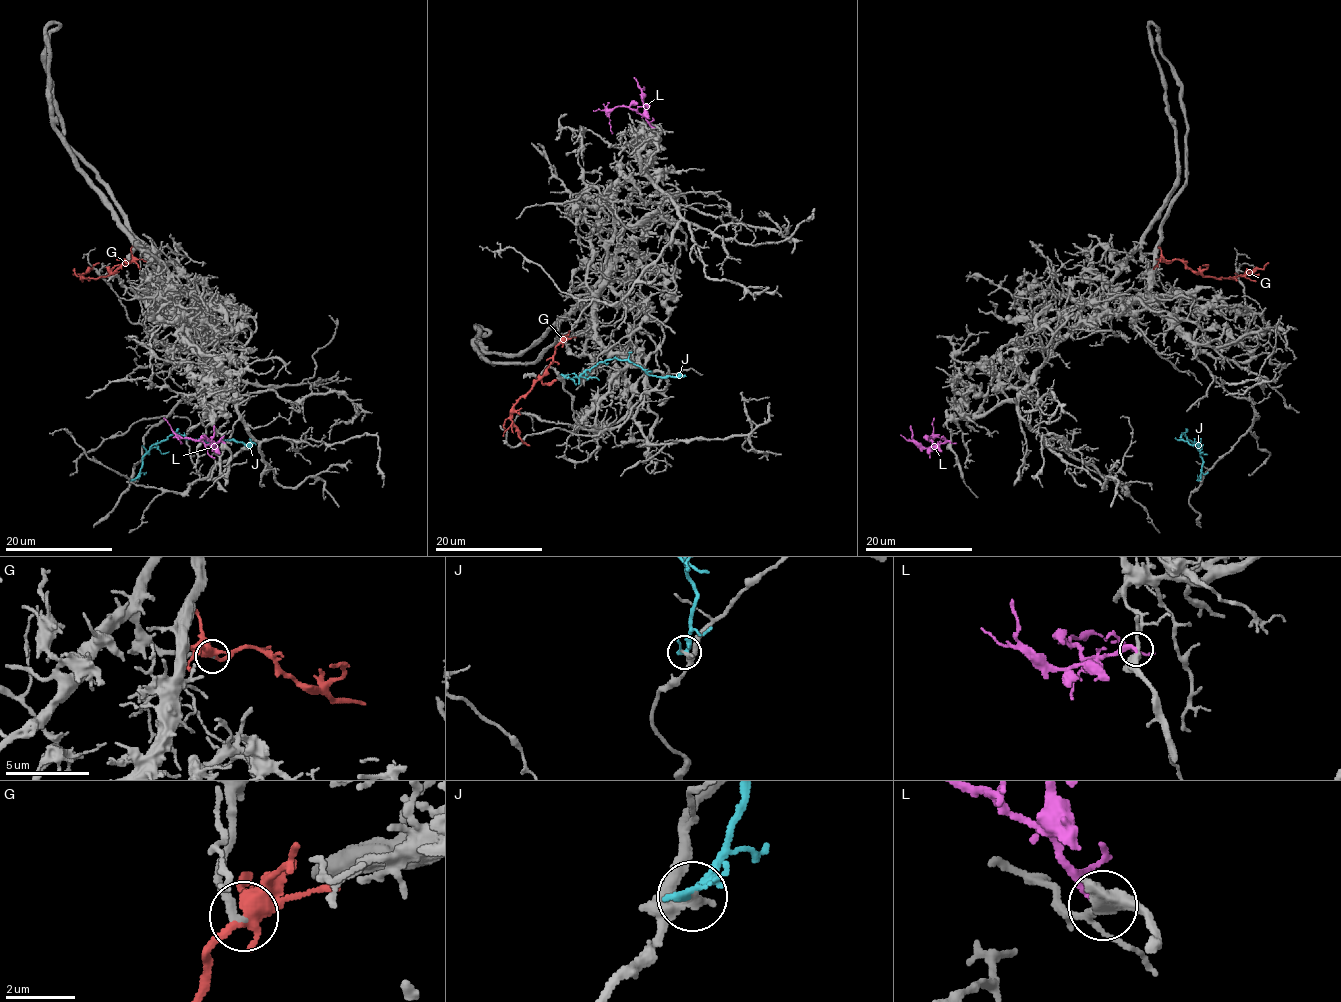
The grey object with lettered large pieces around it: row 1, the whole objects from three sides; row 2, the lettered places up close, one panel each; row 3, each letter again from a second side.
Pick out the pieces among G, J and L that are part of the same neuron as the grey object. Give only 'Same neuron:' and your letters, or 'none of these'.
Same neuron: G

